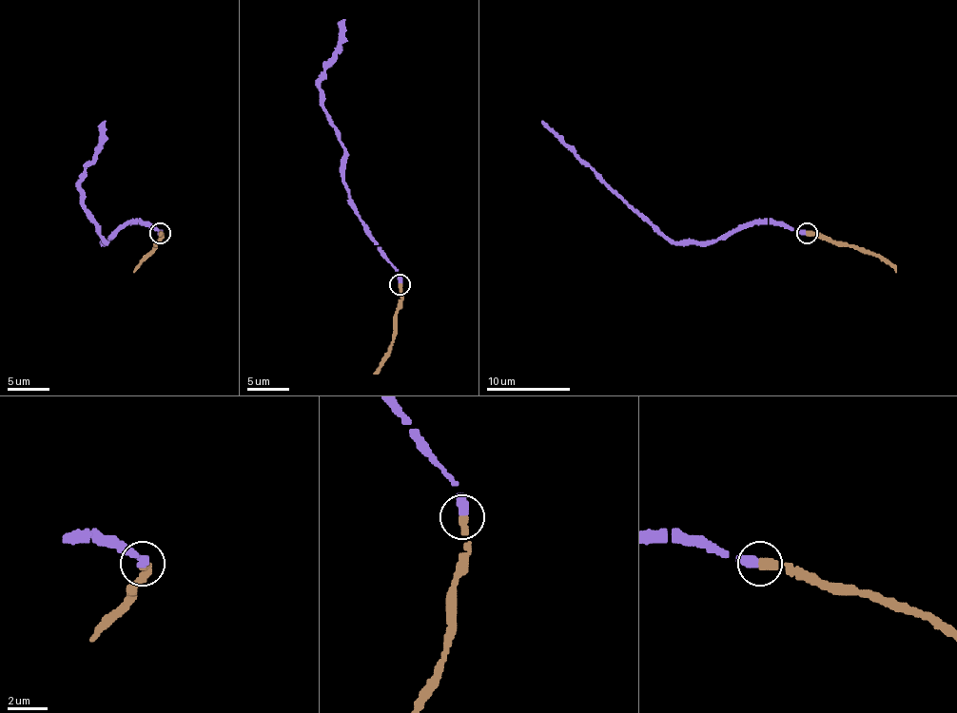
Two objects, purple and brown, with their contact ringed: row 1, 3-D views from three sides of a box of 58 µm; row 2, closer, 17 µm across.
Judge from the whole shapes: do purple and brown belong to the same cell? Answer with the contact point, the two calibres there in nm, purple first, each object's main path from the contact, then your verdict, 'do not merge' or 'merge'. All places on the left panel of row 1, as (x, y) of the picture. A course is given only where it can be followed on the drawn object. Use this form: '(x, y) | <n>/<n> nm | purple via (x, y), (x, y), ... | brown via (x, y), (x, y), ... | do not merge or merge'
(160, 233) | 550/480 nm | purple via (159, 234), (155, 227), (126, 223), (105, 242), (84, 204), (80, 175), (94, 158), (105, 120) | brown via (159, 234), (157, 244), (134, 271) | merge

